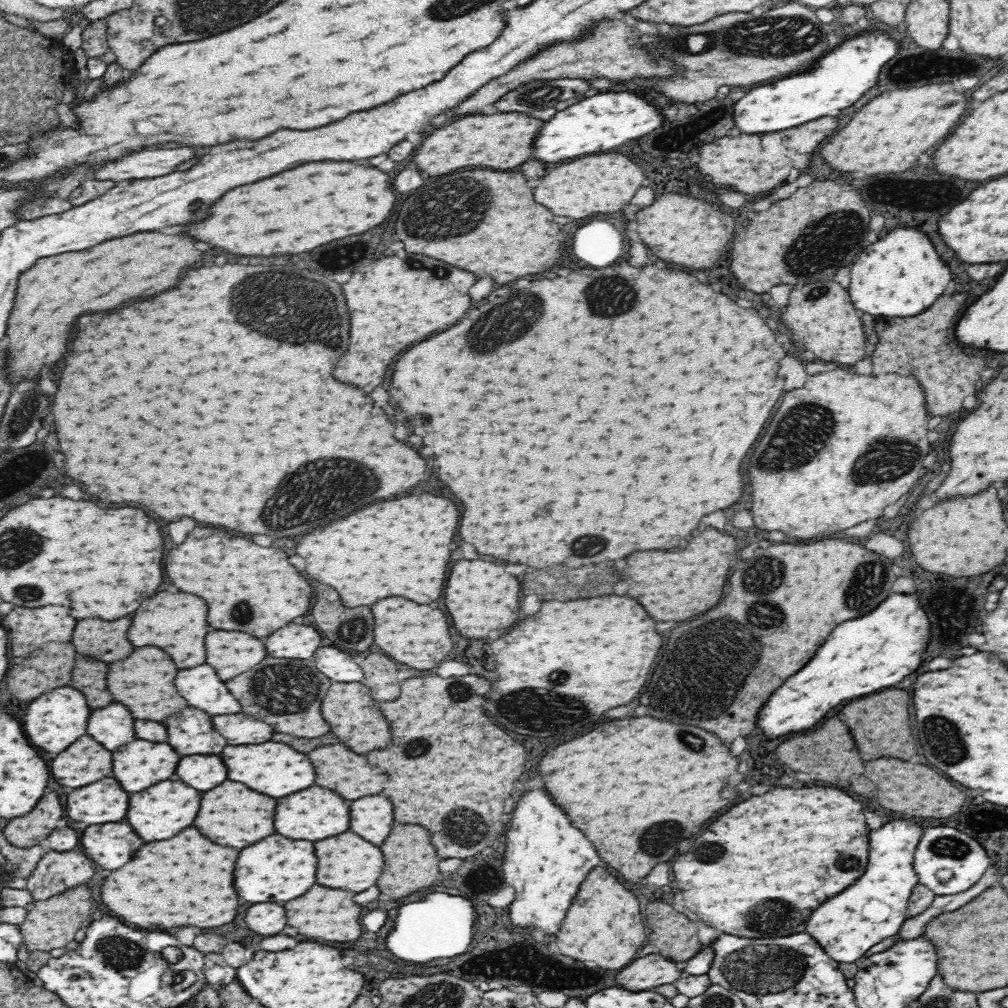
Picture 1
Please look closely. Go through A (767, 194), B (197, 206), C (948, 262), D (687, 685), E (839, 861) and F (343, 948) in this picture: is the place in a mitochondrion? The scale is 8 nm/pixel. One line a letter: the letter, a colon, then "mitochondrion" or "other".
A: other
B: other
C: other
D: mitochondrion
E: mitochondrion
F: other

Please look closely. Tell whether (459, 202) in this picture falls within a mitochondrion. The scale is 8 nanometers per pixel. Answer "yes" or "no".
yes

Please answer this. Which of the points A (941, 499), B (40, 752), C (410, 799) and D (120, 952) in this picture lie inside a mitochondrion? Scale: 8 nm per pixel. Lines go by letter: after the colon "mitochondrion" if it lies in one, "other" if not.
A: other
B: other
C: other
D: mitochondrion

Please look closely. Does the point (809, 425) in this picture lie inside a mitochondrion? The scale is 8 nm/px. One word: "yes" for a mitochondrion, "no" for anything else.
yes

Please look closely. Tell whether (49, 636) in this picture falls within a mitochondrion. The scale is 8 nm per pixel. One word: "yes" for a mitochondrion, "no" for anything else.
no

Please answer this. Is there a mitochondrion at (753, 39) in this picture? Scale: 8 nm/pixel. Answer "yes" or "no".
yes

